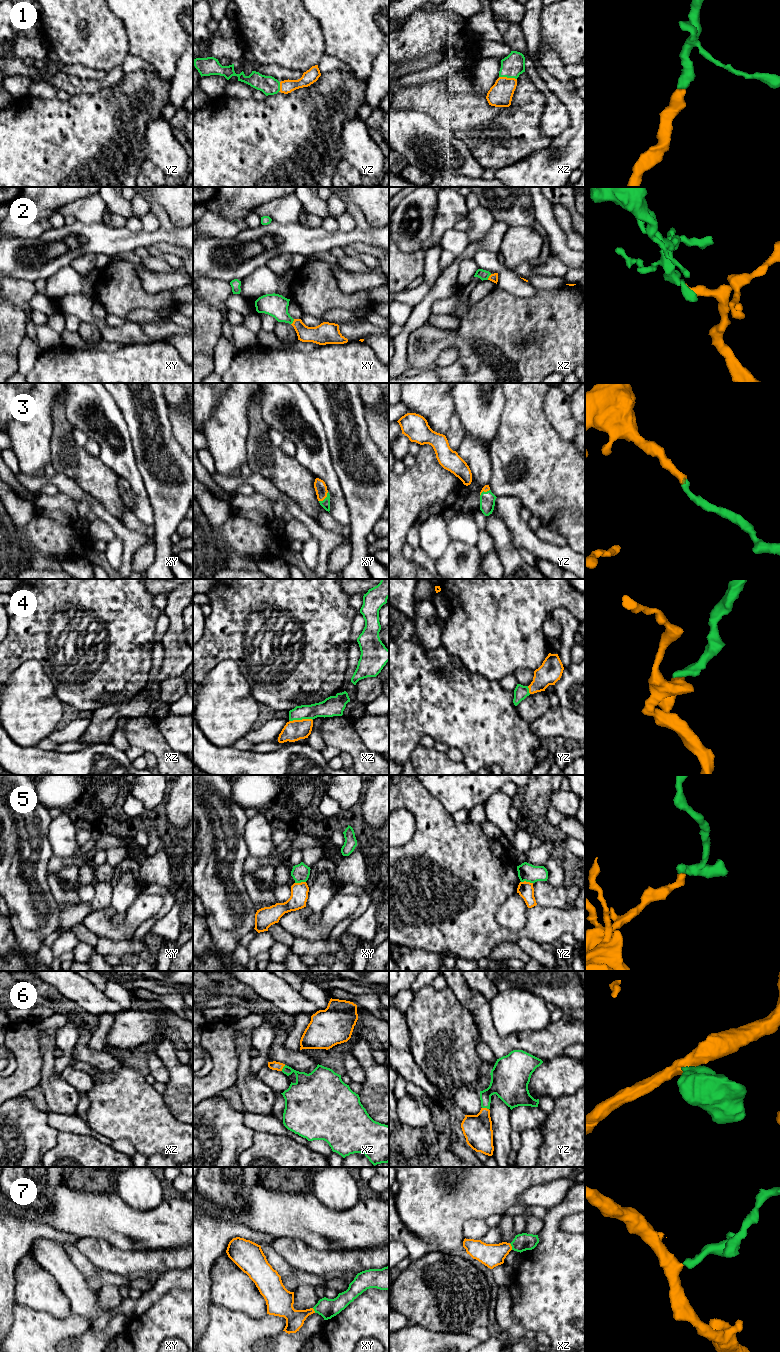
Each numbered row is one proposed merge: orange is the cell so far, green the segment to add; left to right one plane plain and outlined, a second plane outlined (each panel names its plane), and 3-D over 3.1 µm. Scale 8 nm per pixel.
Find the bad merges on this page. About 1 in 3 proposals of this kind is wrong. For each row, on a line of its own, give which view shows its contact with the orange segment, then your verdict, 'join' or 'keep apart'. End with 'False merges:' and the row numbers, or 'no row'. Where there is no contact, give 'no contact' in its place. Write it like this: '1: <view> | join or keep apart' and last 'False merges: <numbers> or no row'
1: xz | join
2: xz | join
3: xy | join
4: xz | join
5: yz | keep apart
6: yz | join
7: xz | join
False merges: 5

